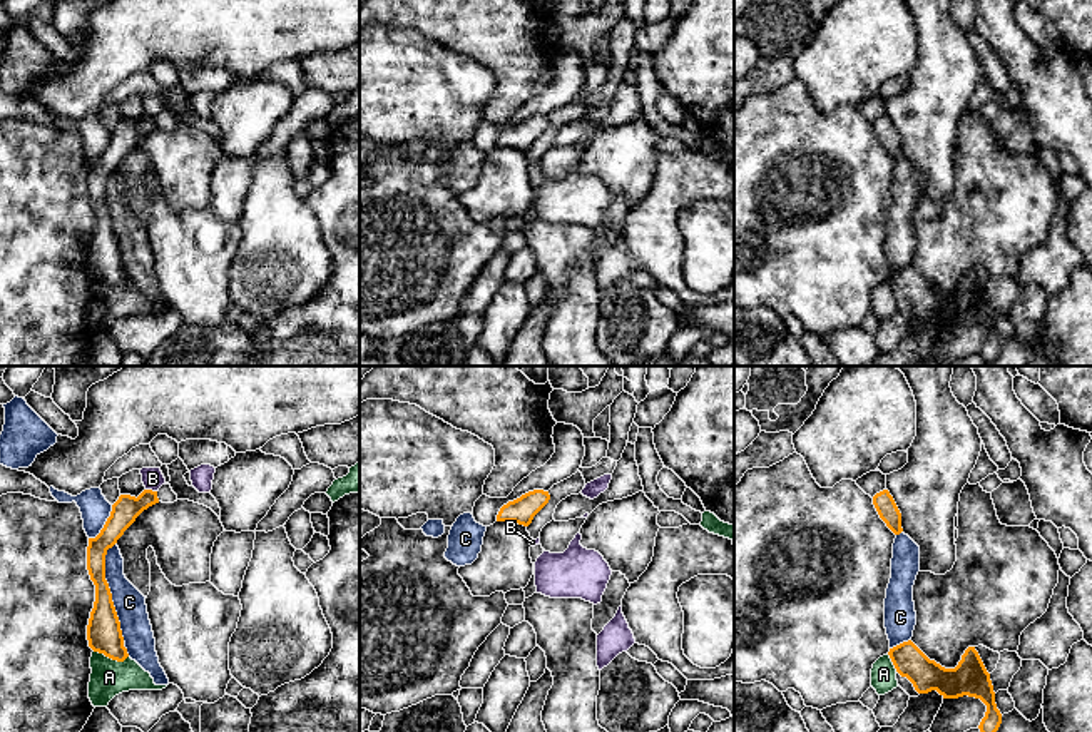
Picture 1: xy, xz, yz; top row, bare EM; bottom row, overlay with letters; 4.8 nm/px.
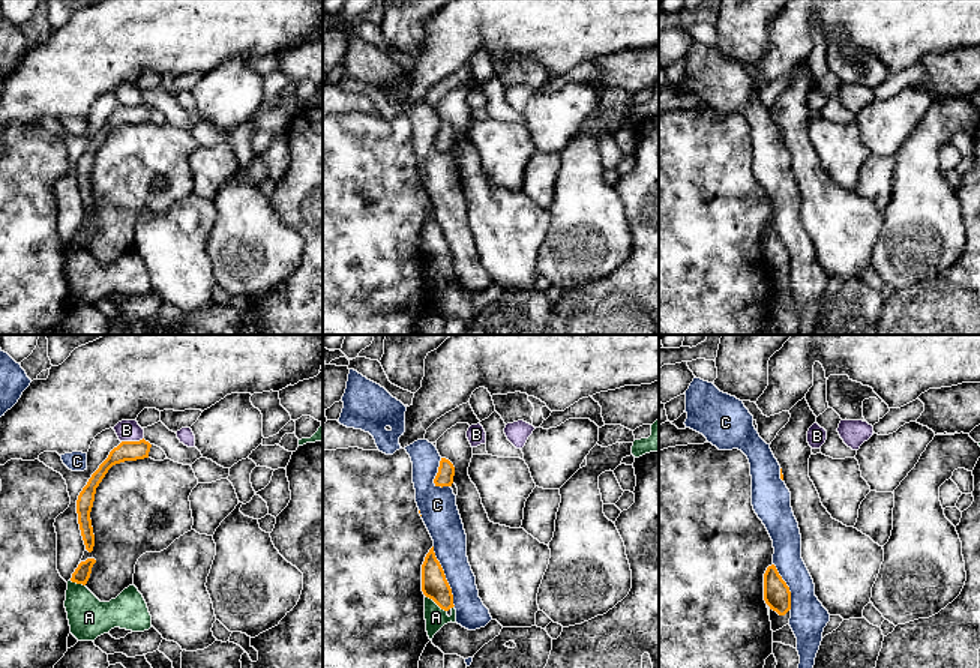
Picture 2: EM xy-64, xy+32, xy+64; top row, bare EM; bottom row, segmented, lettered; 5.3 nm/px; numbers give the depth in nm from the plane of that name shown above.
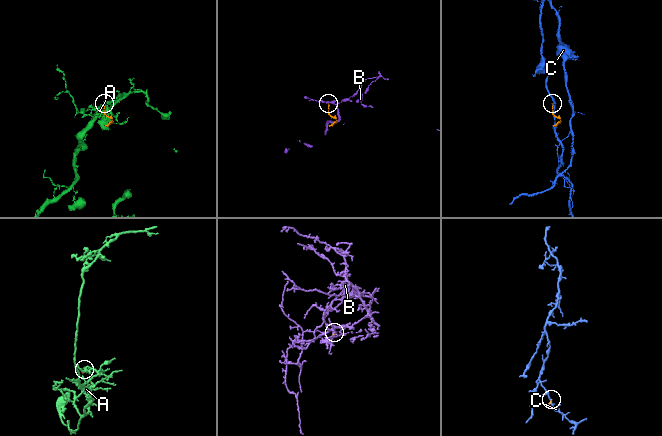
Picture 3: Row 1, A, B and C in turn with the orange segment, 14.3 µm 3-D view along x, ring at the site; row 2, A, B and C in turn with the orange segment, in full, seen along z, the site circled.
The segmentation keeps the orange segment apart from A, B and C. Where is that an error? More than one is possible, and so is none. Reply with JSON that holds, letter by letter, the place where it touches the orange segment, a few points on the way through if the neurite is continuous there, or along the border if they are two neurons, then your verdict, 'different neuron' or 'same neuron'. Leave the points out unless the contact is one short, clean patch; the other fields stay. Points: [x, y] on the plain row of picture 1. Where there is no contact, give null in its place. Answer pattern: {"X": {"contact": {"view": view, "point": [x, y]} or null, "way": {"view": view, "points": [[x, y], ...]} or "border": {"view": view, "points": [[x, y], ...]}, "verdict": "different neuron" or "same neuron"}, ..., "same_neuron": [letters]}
{"A": {"contact": {"view": "xy", "point": [111, 283]}, "border": {"view": "xy", "points": [[94, 276], [117, 286], [127, 283]]}, "verdict": "different neuron"}, "B": {"contact": {"view": "xy", "point": [151, 116]}, "border": {"view": "xy", "points": [[146, 114], [156, 117]]}, "verdict": "different neuron"}, "C": {"contact": {"view": "xy", "point": [109, 218]}, "verdict": "different neuron"}, "same_neuron": []}

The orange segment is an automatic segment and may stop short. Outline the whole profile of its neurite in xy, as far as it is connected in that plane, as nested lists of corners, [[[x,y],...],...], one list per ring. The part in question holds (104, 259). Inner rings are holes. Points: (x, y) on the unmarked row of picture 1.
[[[144,115],[137,124],[120,120],[112,130],[110,142],[95,164],[89,164],[87,196],[95,211],[95,227],[87,251],[89,272],[105,282],[124,287],[129,279],[124,272],[120,247],[105,206],[105,180],[135,144],[149,132],[159,129],[157,117]]]

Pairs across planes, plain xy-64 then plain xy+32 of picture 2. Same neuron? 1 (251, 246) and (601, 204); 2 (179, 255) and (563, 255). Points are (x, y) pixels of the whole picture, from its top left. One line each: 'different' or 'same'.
1: same
2: different

